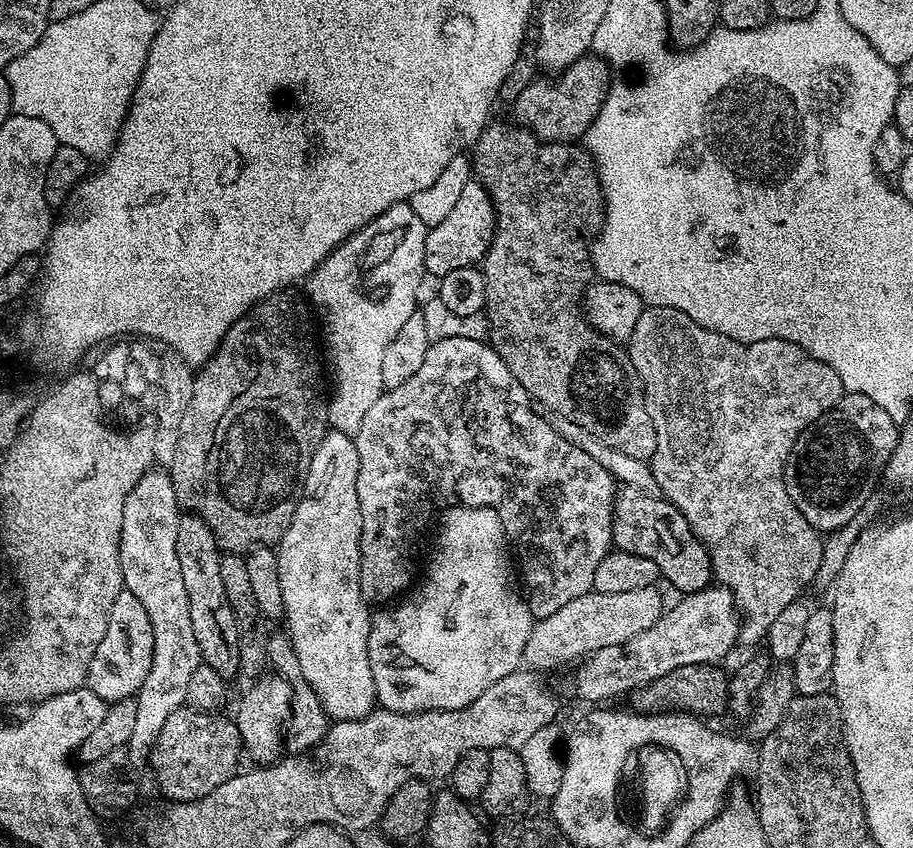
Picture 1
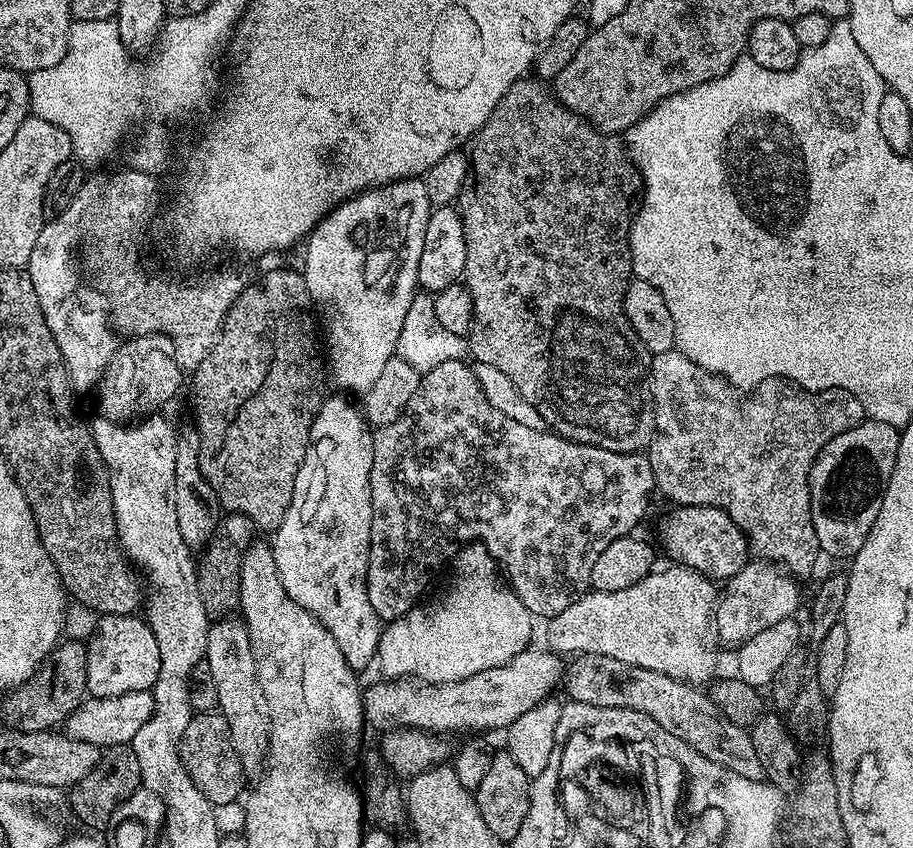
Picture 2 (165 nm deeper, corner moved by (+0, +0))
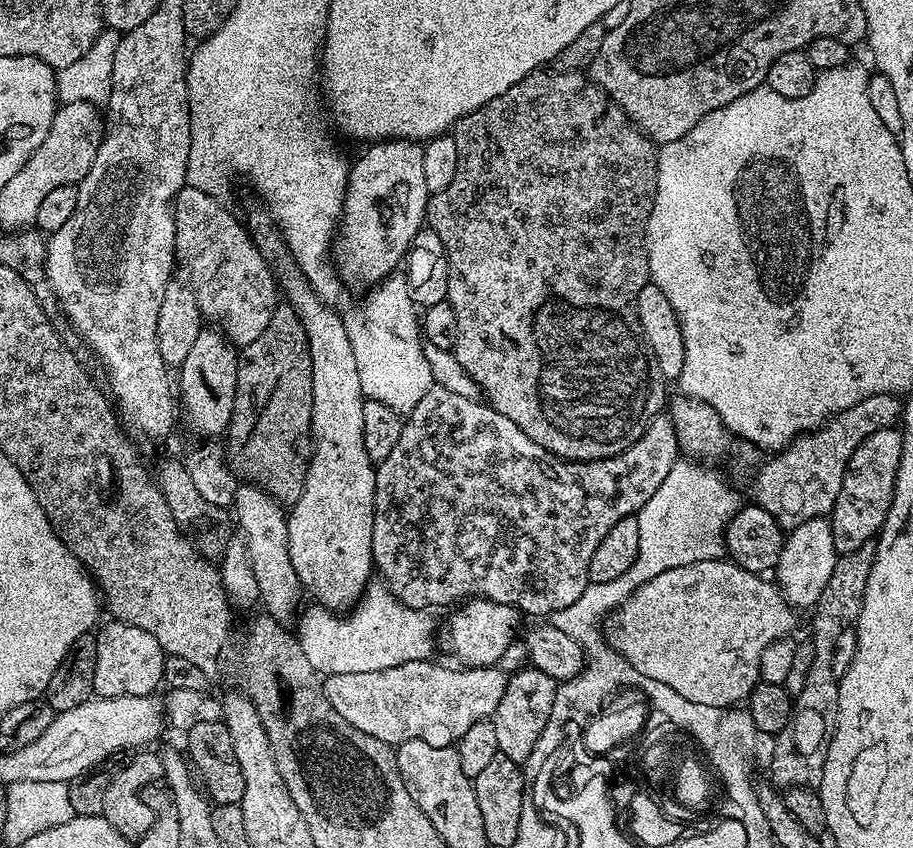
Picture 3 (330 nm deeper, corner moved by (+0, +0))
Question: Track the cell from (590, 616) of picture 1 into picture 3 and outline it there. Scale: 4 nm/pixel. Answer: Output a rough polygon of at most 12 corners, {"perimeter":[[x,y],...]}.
{"perimeter":[[721,558],[641,584],[606,636],[638,674],[727,708],[789,635],[771,579]]}

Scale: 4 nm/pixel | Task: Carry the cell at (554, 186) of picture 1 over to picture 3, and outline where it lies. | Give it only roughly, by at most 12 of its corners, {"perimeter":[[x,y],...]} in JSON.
{"perimeter":[[580,70],[451,129],[454,353],[563,460],[661,415],[657,145]]}

